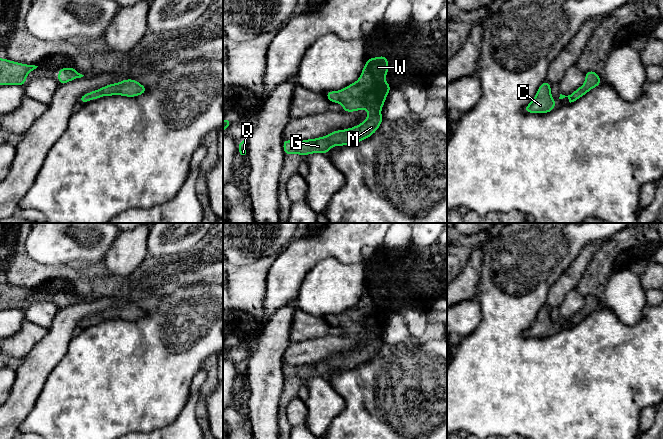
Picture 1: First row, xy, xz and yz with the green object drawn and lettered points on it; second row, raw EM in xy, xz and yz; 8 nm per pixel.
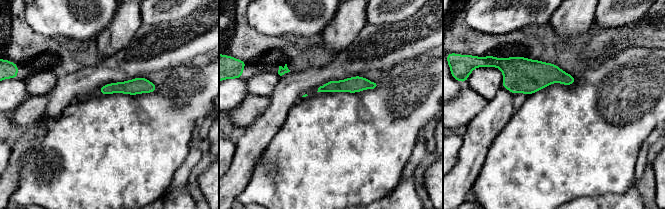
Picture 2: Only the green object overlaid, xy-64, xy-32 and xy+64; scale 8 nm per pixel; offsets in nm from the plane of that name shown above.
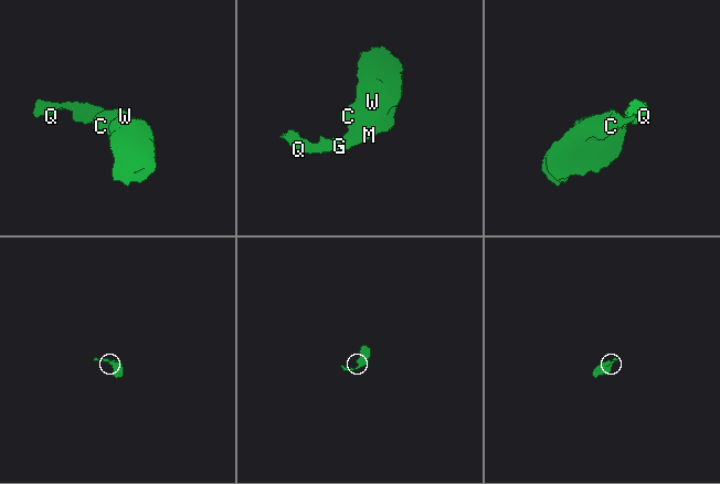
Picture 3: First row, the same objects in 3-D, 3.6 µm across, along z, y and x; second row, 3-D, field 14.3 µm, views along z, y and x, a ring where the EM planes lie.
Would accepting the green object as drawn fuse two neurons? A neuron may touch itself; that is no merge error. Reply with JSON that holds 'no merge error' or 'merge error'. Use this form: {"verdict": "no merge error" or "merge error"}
{"verdict": "no merge error"}

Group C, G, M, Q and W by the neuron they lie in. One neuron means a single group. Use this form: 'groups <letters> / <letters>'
groups C G M Q W

